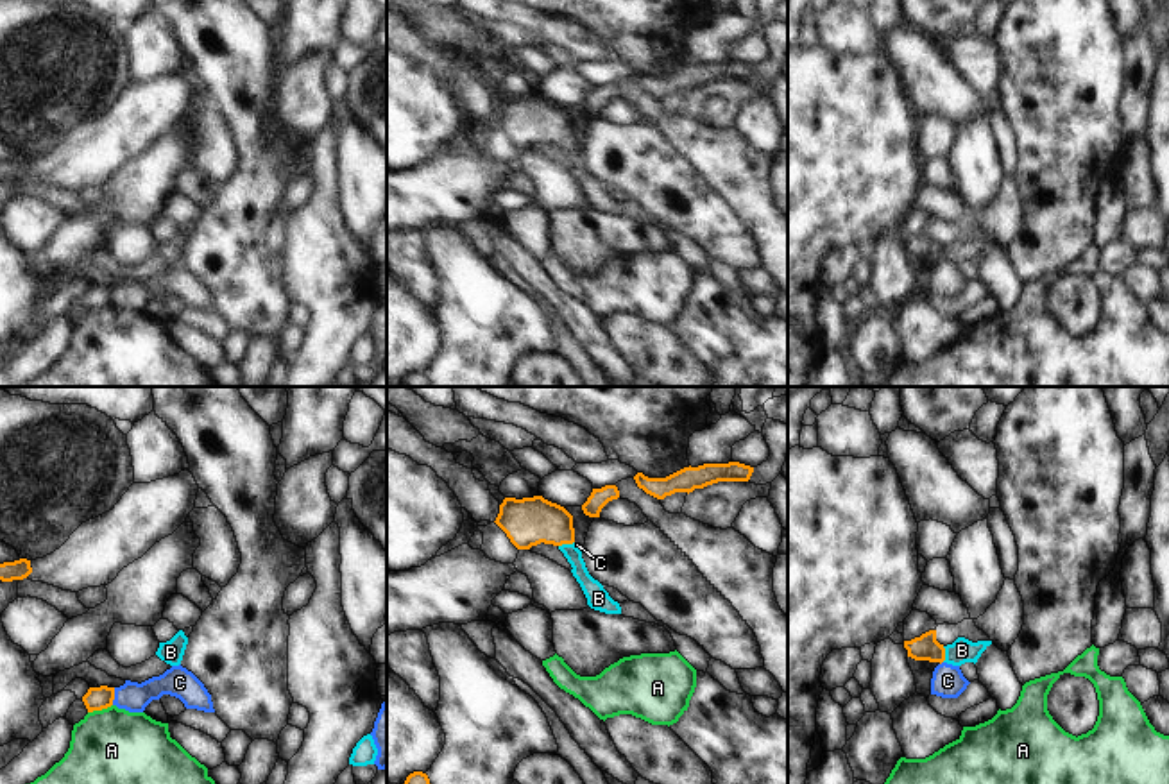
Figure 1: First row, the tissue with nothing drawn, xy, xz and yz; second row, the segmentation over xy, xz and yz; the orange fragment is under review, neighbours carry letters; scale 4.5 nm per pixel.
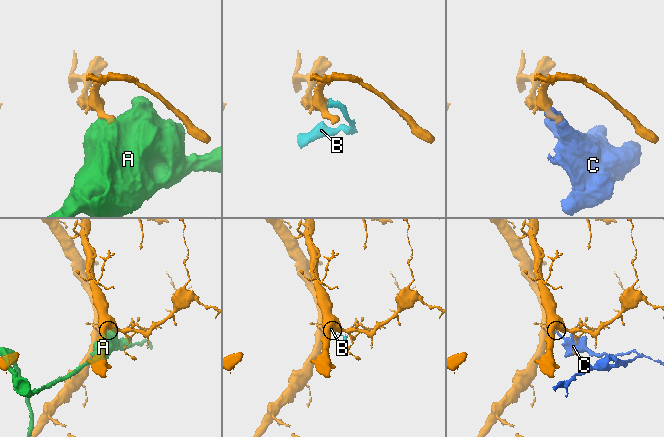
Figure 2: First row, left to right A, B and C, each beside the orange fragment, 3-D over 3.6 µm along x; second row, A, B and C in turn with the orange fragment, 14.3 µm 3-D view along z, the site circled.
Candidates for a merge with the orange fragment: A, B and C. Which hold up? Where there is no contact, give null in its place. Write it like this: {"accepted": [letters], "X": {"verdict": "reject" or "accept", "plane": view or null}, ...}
{"accepted": ["B"], "A": {"verdict": "reject", "plane": "xy"}, "B": {"verdict": "accept", "plane": "xz"}, "C": {"verdict": "reject", "plane": "xy"}}

